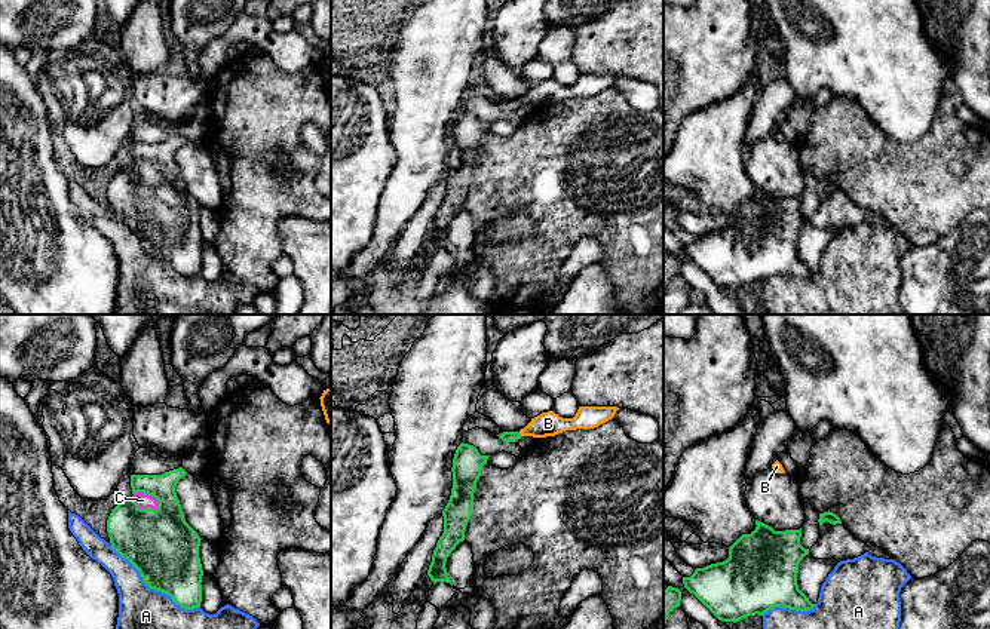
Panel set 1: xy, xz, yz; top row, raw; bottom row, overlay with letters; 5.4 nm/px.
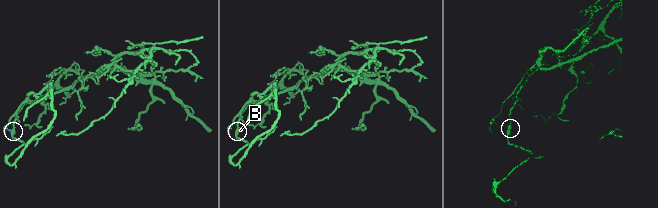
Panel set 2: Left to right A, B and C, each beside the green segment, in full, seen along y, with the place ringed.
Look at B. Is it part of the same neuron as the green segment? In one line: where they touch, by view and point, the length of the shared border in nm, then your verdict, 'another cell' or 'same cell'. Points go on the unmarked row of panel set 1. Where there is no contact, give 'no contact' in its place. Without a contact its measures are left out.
contact xz (520, 103); length 40 nm; same cell

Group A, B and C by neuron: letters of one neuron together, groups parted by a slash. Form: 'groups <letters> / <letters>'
groups A / B C

